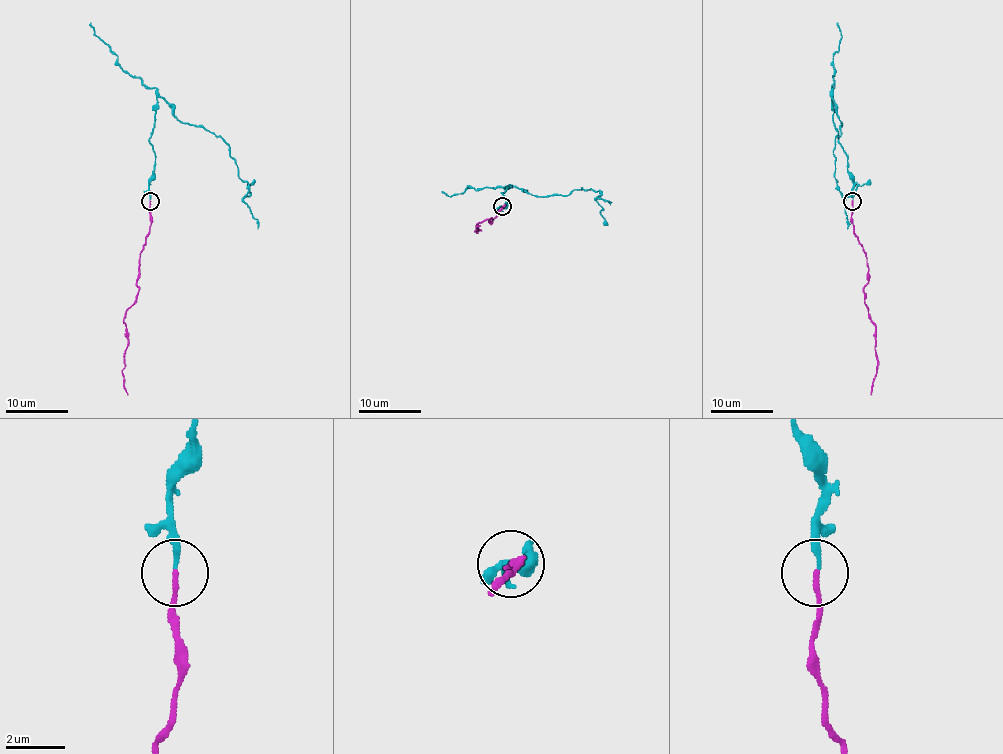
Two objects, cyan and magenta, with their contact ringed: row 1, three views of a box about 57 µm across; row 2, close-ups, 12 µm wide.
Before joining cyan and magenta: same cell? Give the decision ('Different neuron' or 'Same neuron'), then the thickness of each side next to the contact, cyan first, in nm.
Same neuron. Thickness 190 nm (cyan) against 160 nm

